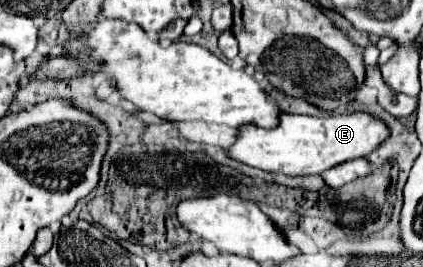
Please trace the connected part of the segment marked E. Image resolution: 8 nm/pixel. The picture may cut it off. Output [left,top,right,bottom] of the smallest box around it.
[228,112,390,188]

